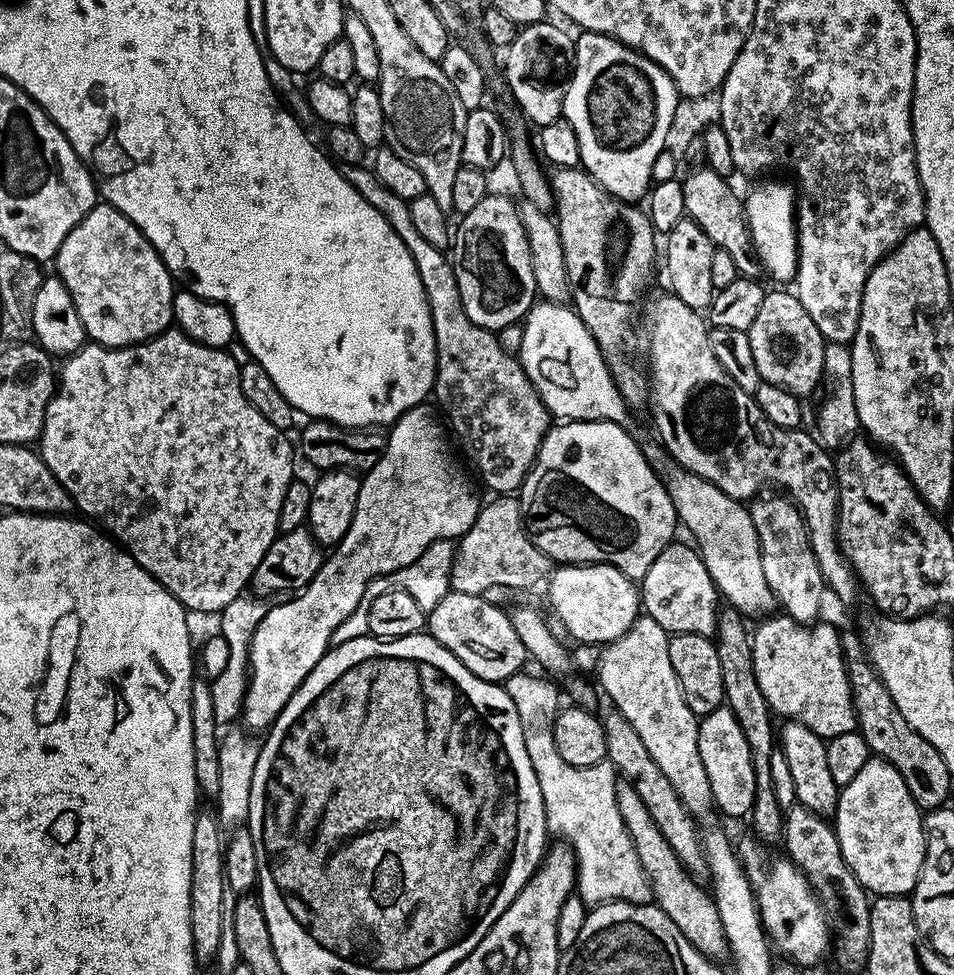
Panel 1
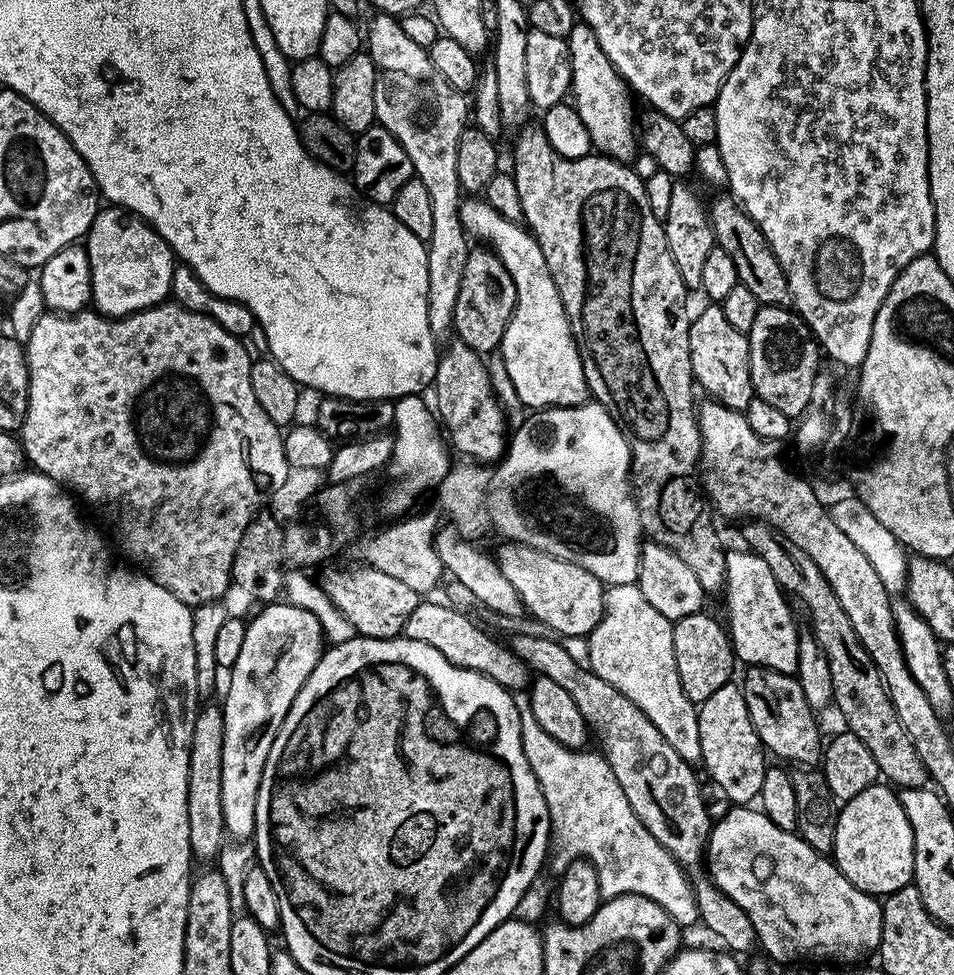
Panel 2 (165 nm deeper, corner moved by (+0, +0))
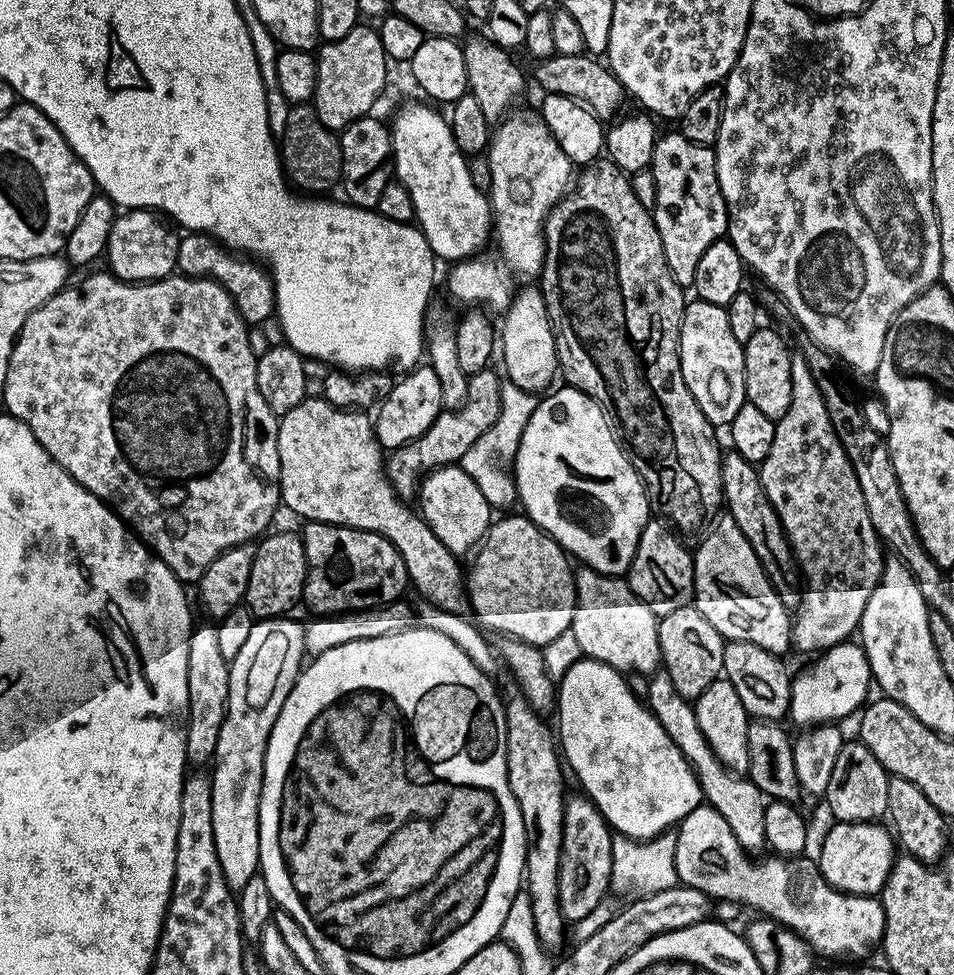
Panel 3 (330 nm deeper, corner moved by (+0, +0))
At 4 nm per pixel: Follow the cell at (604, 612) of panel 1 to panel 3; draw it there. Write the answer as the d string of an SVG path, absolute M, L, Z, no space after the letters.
M512 514L501 515L504 516L501 520L500 517L493 519L492 525L488 528L488 533L484 535L483 540L480 541L478 547L475 549L474 557L476 556L476 561L470 566L467 565L466 568L466 595L471 611L473 613L476 611L477 617L475 616L475 619L479 621L485 629L493 628L494 631L501 632L499 635L504 638L521 640L527 644L543 646L554 642L554 638L558 638L558 634L569 631L572 627L572 619L574 618L574 610L576 609L576 577L574 575L574 568L573 565L568 565L568 563L570 563L570 557L568 553L561 548L558 541L551 540L534 521L528 519L528 517L523 514L517 514L517 516L508 515Z

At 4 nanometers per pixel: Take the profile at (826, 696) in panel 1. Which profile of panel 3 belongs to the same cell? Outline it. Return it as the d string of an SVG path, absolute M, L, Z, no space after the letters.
M724 514L711 525L712 532L703 533L704 541L694 548L694 567L696 569L696 587L694 589L694 607L701 612L718 630L718 634L724 636L725 641L741 640L750 642L754 646L762 646L762 650L772 652L778 657L785 655L784 651L792 648L792 625L793 617L790 615L789 605L776 592L764 568L760 565L758 554L746 542L746 534L738 530L738 522L734 518Z

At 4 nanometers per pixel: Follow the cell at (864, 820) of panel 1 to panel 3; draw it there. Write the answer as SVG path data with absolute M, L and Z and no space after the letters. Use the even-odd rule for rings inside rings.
M833 823L832 829L820 844L818 865L826 882L831 888L839 889L850 895L875 897L884 891L884 883L898 855L894 836L883 823L867 824ZM893 844L893 845L892 845Z

